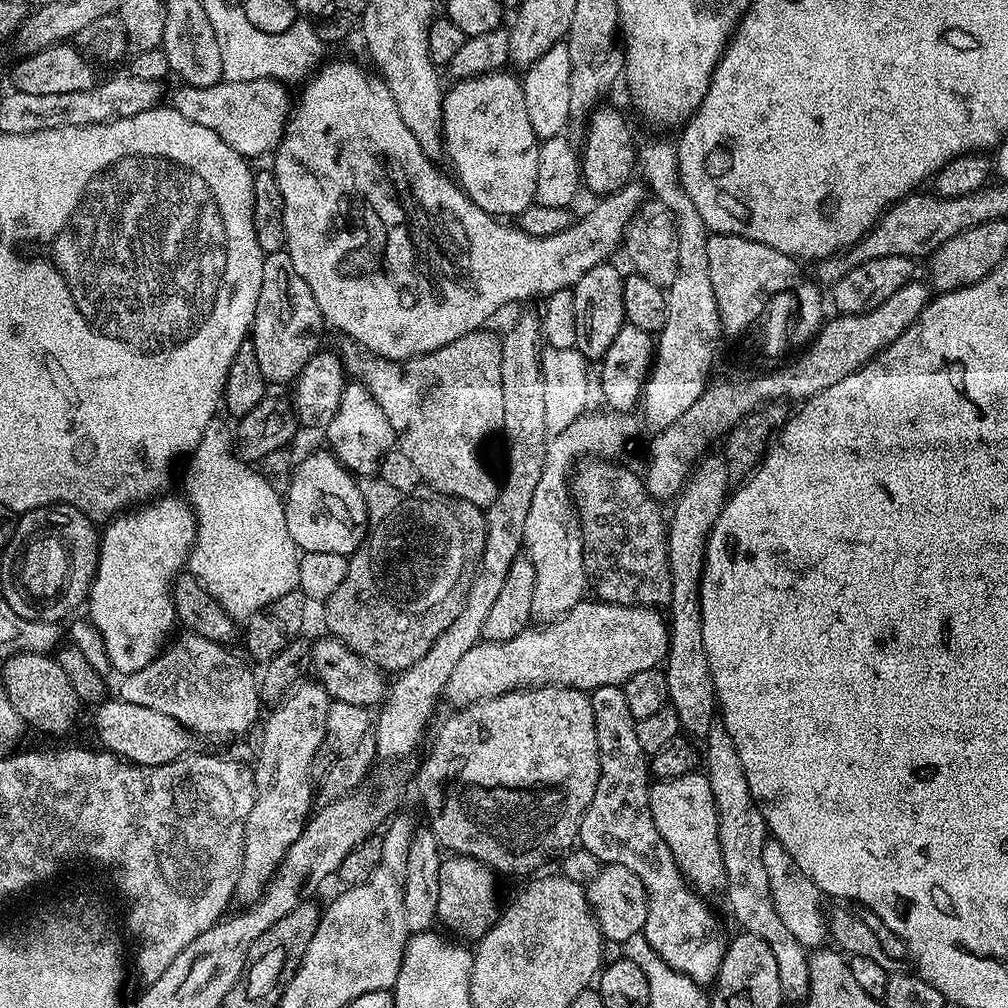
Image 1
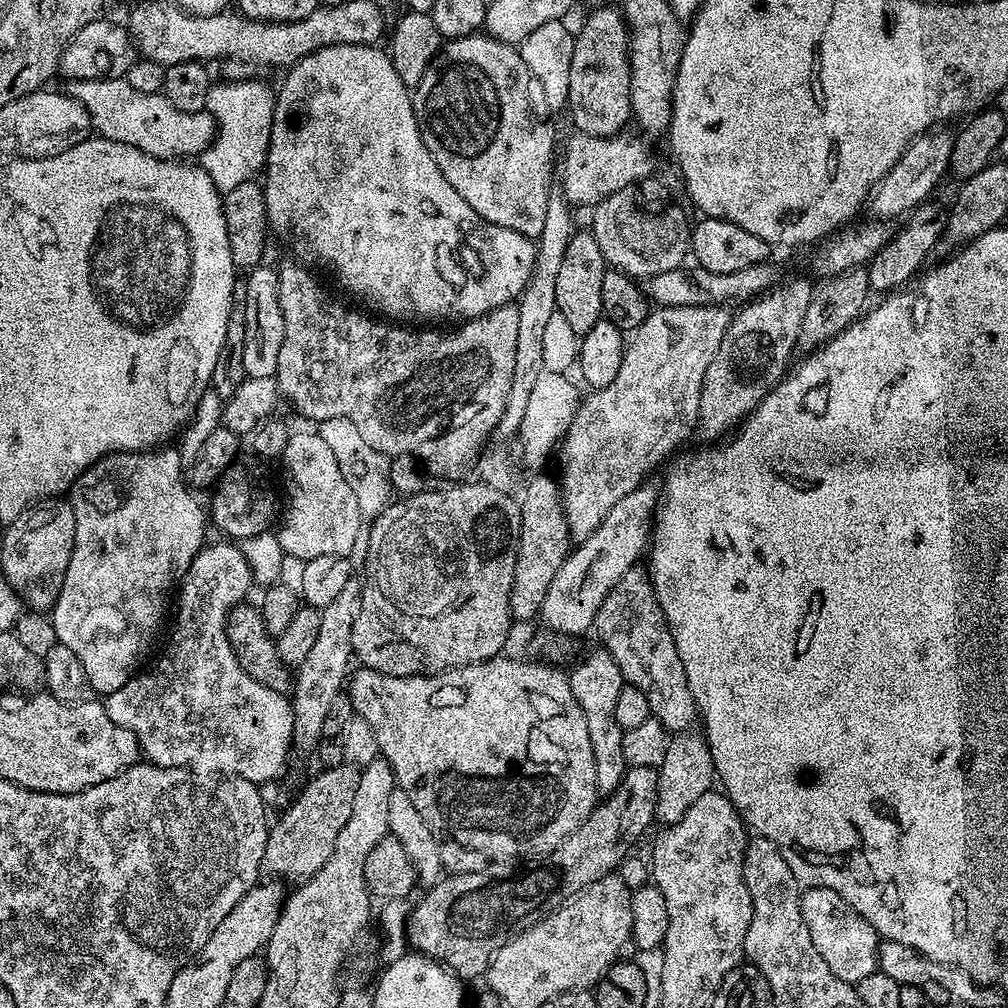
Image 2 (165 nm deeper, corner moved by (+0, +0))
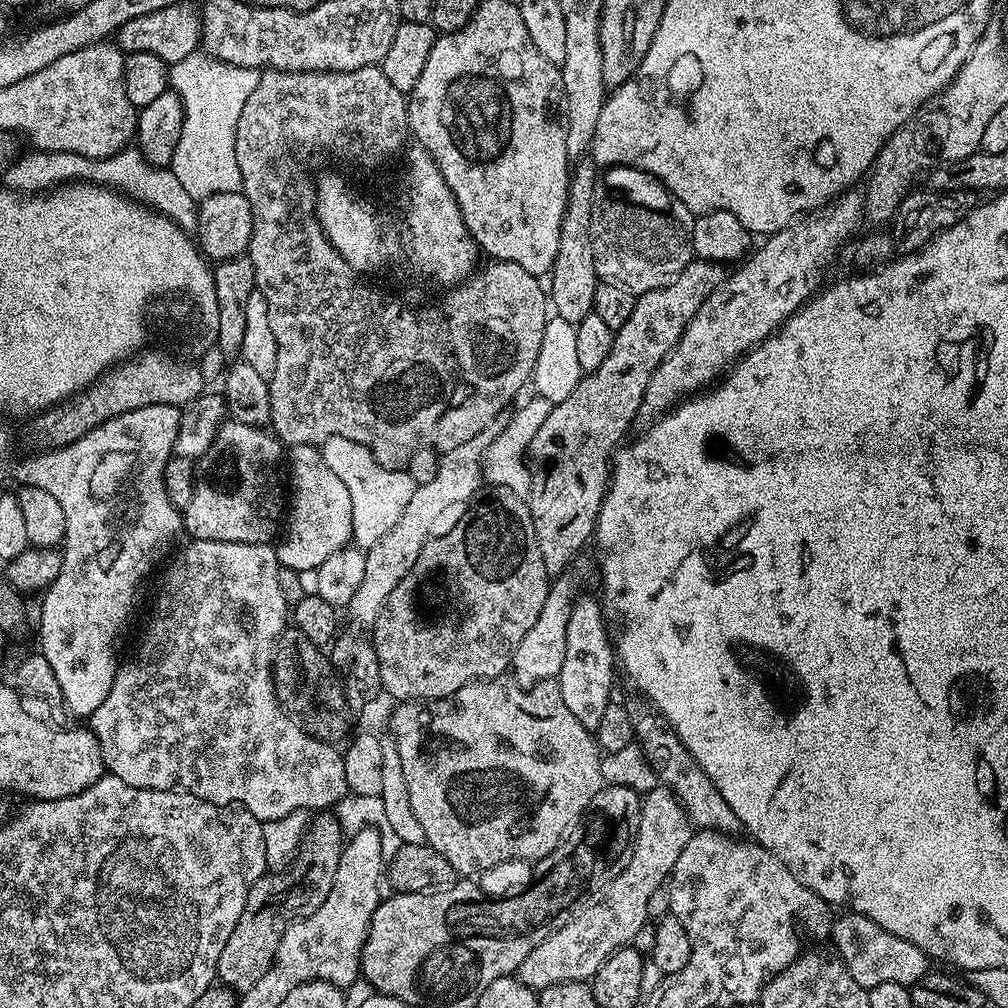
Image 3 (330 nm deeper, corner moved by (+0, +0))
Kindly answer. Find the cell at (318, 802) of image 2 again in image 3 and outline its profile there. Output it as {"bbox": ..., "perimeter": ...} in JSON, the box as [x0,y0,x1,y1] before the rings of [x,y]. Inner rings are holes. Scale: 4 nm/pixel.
{"bbox":[216,810,345,994],"perimeter":[[[328,810],[321,811],[311,817],[300,847],[287,867],[269,871],[254,882],[246,898],[246,906],[242,906],[242,918],[238,918],[238,926],[234,926],[234,934],[230,934],[230,942],[226,942],[226,946],[222,946],[222,954],[218,954],[216,980],[223,987],[243,994],[254,986],[254,982],[258,982],[258,978],[262,978],[262,974],[266,974],[266,970],[270,970],[278,942],[282,942],[282,934],[286,934],[293,922],[314,914],[314,910],[326,902],[326,894],[330,894],[330,886],[334,886],[334,874],[345,843],[345,835],[335,815]]]}

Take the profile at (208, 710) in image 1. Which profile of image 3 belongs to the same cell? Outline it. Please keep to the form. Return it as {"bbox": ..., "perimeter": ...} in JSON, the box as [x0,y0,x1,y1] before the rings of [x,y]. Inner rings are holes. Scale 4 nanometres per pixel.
{"bbox":[90,540,349,822],"perimeter":[[[192,540],[180,552],[180,557],[168,568],[164,581],[160,584],[160,593],[156,596],[156,605],[152,608],[152,621],[140,640],[132,660],[119,665],[114,678],[114,686],[110,686],[110,694],[106,694],[106,702],[94,710],[90,717],[90,730],[95,734],[100,747],[100,756],[104,759],[104,767],[109,773],[130,786],[149,788],[171,792],[179,790],[197,796],[211,804],[221,806],[239,806],[243,811],[254,814],[261,822],[284,818],[294,810],[331,809],[343,796],[349,795],[346,786],[346,766],[339,747],[322,742],[318,738],[308,736],[295,724],[290,716],[284,713],[274,683],[274,657],[276,644],[290,620],[290,606],[286,598],[282,598],[282,589],[278,586],[278,570],[280,563],[276,557],[276,549],[272,544],[243,544],[242,542],[214,542],[213,540]]]}

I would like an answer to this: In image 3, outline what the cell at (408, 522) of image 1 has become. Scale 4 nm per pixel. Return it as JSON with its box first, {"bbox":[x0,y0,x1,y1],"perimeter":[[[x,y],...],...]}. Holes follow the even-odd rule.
{"bbox":[370,490,550,702],"perimeter":[[[492,490],[489,493],[489,496],[481,495],[475,501],[474,506],[469,507],[468,514],[460,519],[458,526],[454,526],[454,530],[450,530],[450,534],[433,536],[424,543],[422,554],[418,554],[416,567],[413,568],[410,575],[402,578],[402,582],[398,582],[398,586],[394,586],[394,590],[390,590],[376,623],[371,625],[370,639],[378,658],[380,687],[385,693],[388,691],[393,696],[393,701],[435,702],[448,700],[459,694],[462,686],[477,680],[503,677],[509,671],[514,650],[518,650],[518,642],[522,642],[522,638],[526,638],[526,634],[530,634],[530,630],[542,614],[542,606],[546,606],[550,577],[546,570],[546,562],[542,562],[542,550],[538,546],[538,538],[534,534],[534,522],[530,518],[527,503],[512,492]]]}

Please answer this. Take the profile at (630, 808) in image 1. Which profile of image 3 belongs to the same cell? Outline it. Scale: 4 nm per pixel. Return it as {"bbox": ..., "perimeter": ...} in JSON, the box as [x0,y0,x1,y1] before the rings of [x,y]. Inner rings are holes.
{"bbox":[558,595,618,733],"perimeter":[[[577,595],[572,601],[570,622],[566,622],[566,658],[562,658],[562,670],[558,677],[562,702],[570,709],[570,714],[595,733],[598,722],[608,704],[613,703],[612,683],[618,680],[618,661],[614,651],[609,625],[602,611],[599,599],[592,596]]]}

